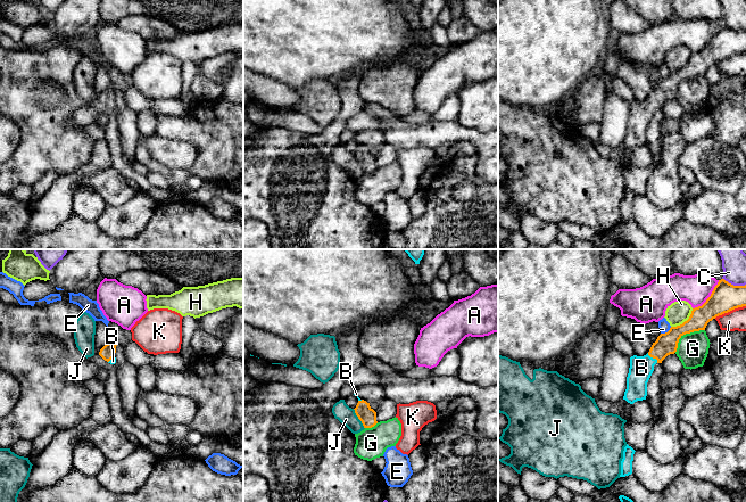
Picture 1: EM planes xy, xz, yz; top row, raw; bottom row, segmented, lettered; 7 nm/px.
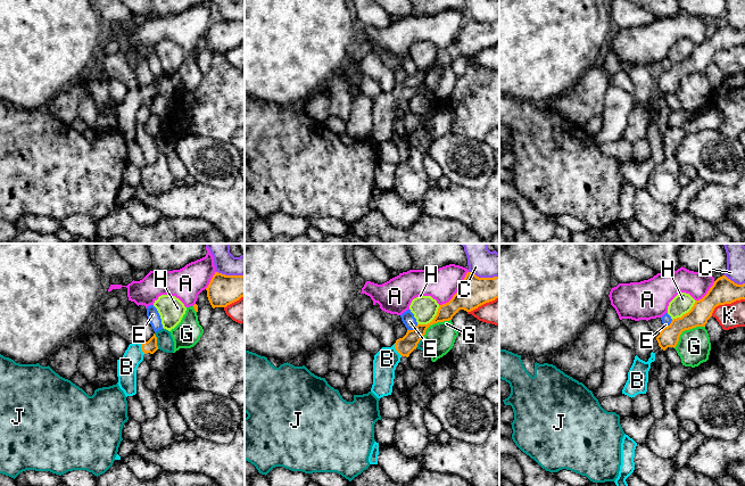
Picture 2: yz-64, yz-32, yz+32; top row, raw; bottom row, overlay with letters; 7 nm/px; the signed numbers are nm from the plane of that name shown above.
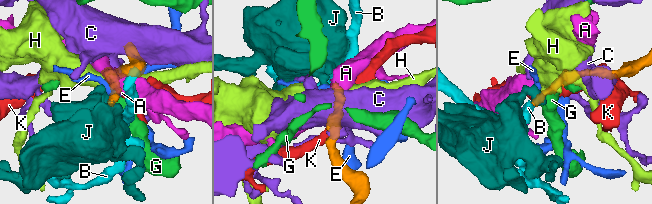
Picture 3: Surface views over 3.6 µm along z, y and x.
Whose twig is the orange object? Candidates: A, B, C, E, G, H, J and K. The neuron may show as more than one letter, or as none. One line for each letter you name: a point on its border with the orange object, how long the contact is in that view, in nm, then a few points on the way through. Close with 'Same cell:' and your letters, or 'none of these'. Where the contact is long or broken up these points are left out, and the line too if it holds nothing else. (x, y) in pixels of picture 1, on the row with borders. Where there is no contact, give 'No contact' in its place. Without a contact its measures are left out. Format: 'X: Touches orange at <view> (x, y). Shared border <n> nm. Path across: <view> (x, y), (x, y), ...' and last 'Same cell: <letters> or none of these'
B: Touches orange at yz (653, 358). Shared border 100 nm. Path across: yz (666, 344), (653, 358), (641, 368)
Same cell: B

